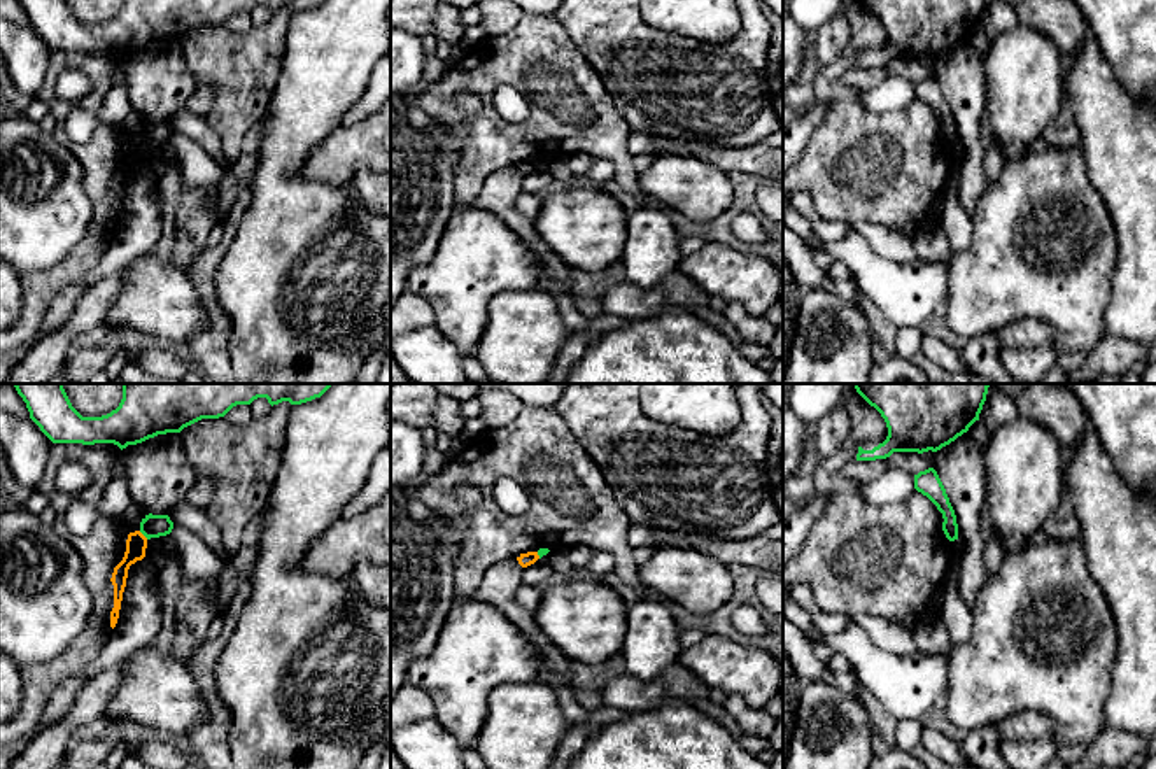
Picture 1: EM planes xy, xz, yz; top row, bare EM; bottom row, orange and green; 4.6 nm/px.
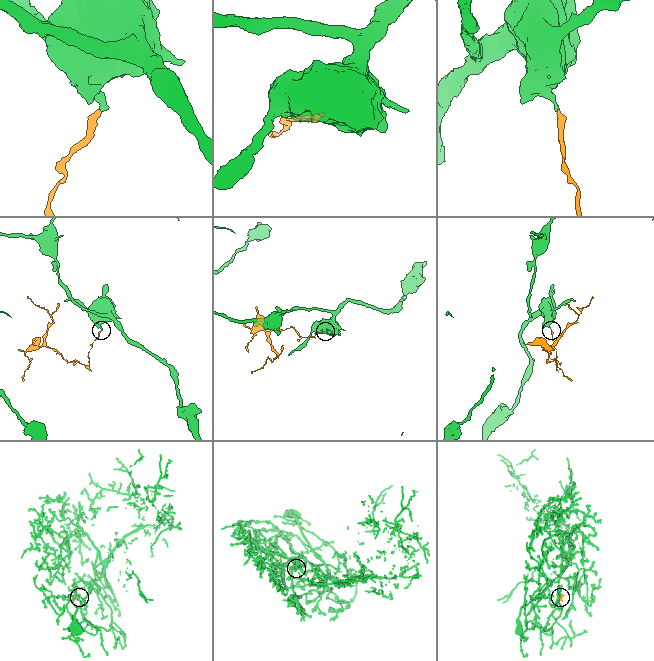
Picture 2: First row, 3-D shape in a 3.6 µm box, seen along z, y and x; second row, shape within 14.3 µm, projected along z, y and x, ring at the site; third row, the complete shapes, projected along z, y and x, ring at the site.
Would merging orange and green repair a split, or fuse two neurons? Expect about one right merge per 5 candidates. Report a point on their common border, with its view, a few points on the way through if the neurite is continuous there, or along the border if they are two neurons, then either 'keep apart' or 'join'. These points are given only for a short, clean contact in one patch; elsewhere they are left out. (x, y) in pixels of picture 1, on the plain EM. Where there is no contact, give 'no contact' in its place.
xy (142, 142) | along xy (139, 139), (148, 146) | keep apart

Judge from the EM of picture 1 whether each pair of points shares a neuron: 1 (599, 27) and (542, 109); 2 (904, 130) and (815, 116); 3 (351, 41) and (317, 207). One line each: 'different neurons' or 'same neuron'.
1: different neurons
2: different neurons
3: same neuron

